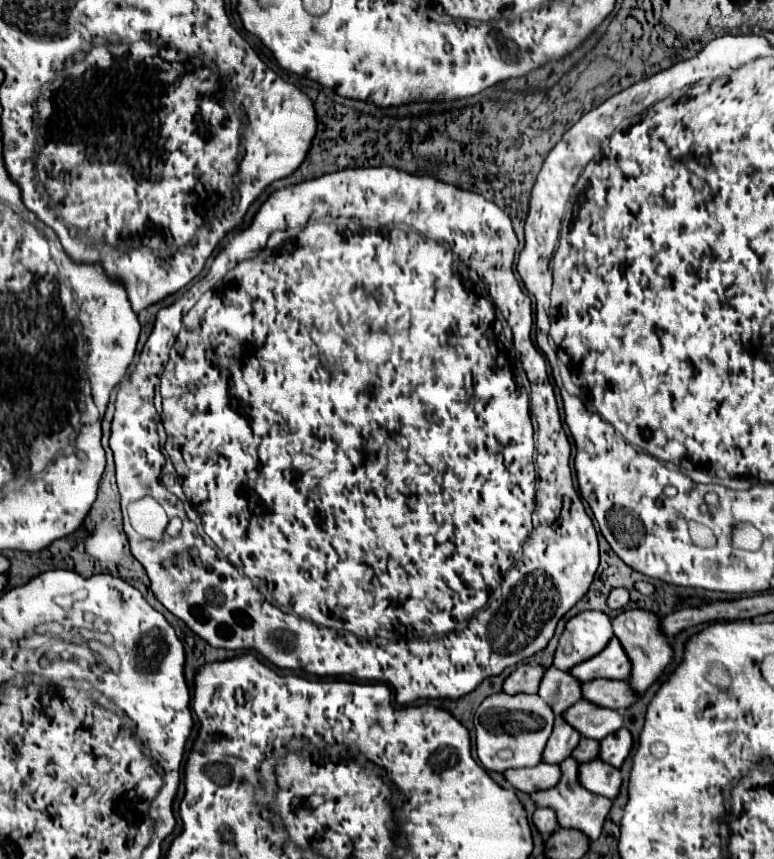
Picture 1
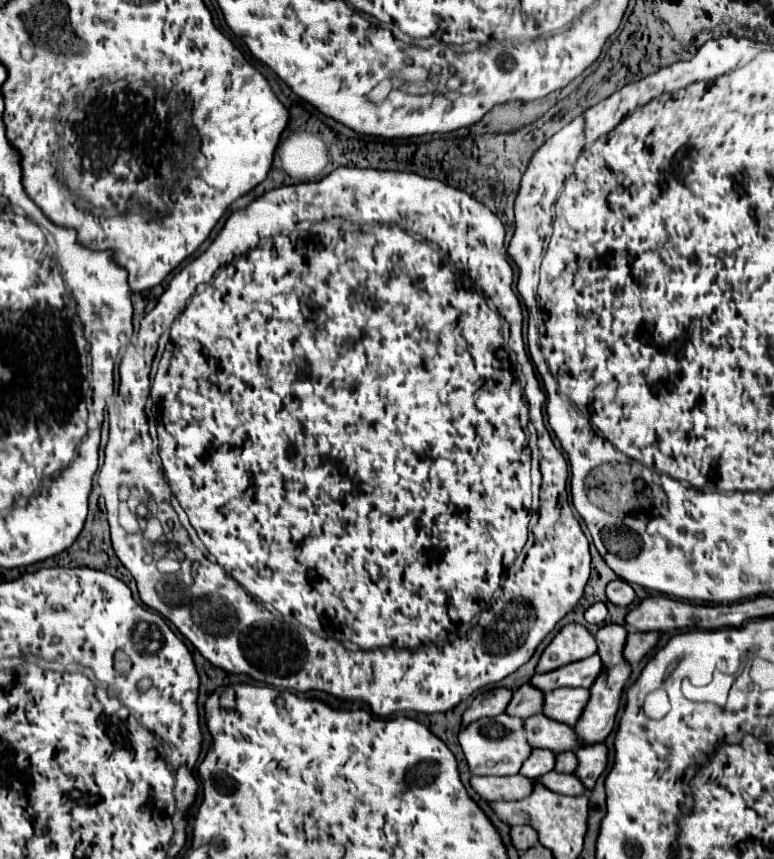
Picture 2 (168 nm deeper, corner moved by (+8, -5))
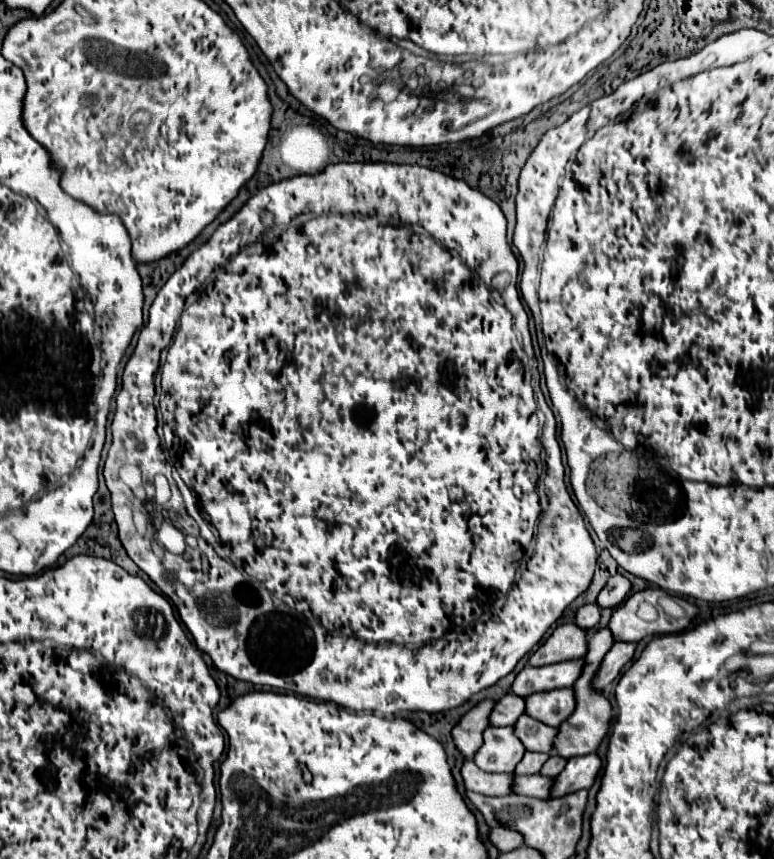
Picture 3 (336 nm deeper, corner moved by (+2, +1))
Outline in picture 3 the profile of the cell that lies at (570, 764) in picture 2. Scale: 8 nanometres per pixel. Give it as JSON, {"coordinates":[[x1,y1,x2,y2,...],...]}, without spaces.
{"coordinates":[[551,755,551,757,547,759,547,763,543,765,543,769,541,769,541,775,543,775,543,777,557,777,557,773,561,773,561,769,565,767,565,763,567,763,567,761,561,761,559,757,553,757,553,755]]}

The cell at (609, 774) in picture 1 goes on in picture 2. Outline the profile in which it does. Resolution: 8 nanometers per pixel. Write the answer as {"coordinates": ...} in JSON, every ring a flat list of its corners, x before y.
{"coordinates":[[549,771,537,781,541,781,545,787,551,787,551,791,561,793,561,795,585,795,587,793,587,787,581,783,581,779,575,773]]}

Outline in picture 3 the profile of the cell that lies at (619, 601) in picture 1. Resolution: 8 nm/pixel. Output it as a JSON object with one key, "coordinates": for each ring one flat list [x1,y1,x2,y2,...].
{"coordinates":[[589,603,589,605,583,605,577,609,577,613,575,613,577,627,587,631,587,629,593,629,597,623,599,623,599,607,595,603]]}

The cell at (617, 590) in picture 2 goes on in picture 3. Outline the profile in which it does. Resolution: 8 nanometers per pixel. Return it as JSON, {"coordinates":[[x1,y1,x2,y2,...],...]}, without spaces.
{"coordinates":[[621,573,613,575,613,577,607,581,607,585,599,591,599,595,597,595,597,605,599,605,599,607,607,607,607,609,615,609,615,607,621,605,621,601,627,597,629,589,631,589,631,583,629,583]]}

